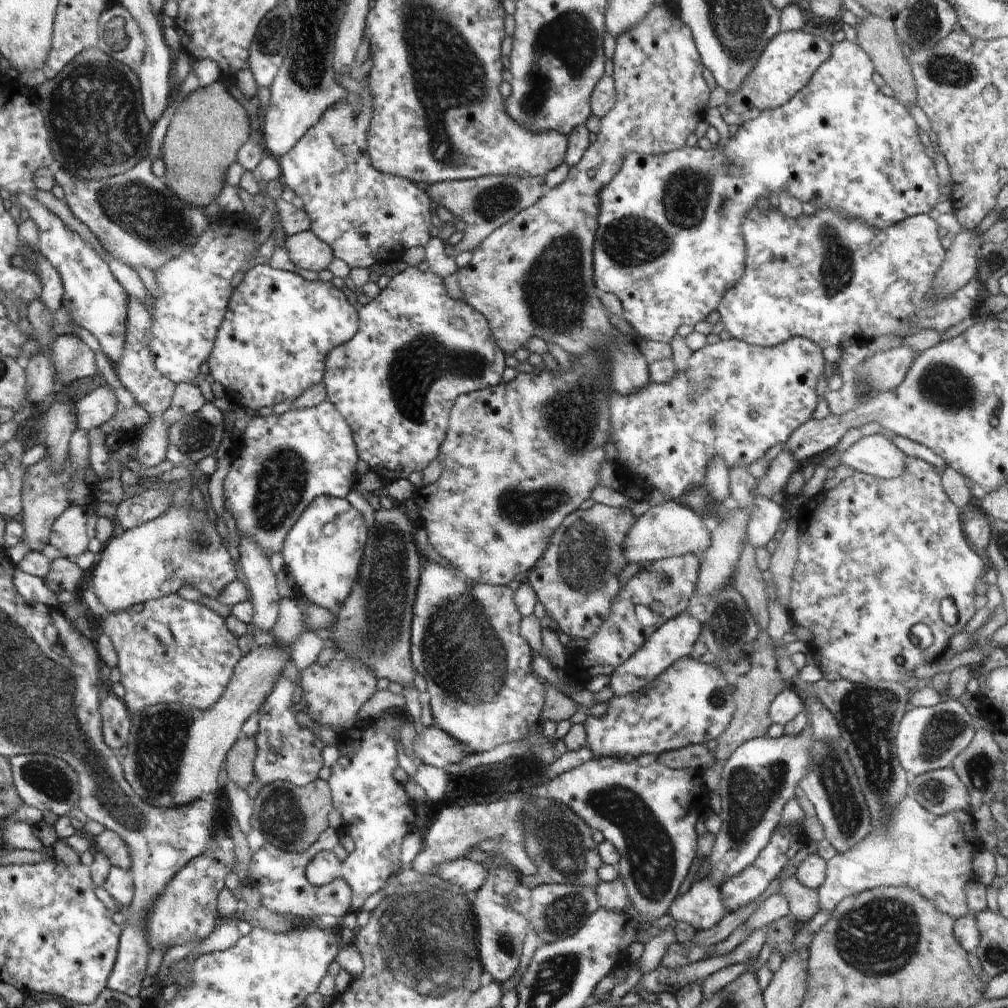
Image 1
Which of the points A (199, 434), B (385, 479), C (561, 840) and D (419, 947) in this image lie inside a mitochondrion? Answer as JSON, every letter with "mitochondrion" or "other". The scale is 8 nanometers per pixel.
{"A":"mitochondrion","B":"other","C":"mitochondrion","D":"mitochondrion"}

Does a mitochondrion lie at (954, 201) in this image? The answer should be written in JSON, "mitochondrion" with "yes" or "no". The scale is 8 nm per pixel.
{"mitochondrion":"no"}

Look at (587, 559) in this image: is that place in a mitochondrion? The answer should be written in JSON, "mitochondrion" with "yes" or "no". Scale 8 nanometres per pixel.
{"mitochondrion":"yes"}

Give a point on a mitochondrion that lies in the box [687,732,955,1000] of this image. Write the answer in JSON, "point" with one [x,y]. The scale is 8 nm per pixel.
{"point":[878,937]}

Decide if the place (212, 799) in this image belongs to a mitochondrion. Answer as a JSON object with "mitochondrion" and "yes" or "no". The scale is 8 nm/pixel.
{"mitochondrion":"no"}

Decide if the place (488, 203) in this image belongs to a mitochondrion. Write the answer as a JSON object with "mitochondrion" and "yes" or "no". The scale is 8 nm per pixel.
{"mitochondrion":"yes"}

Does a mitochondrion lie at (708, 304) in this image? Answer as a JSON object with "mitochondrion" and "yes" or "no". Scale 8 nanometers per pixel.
{"mitochondrion":"no"}

